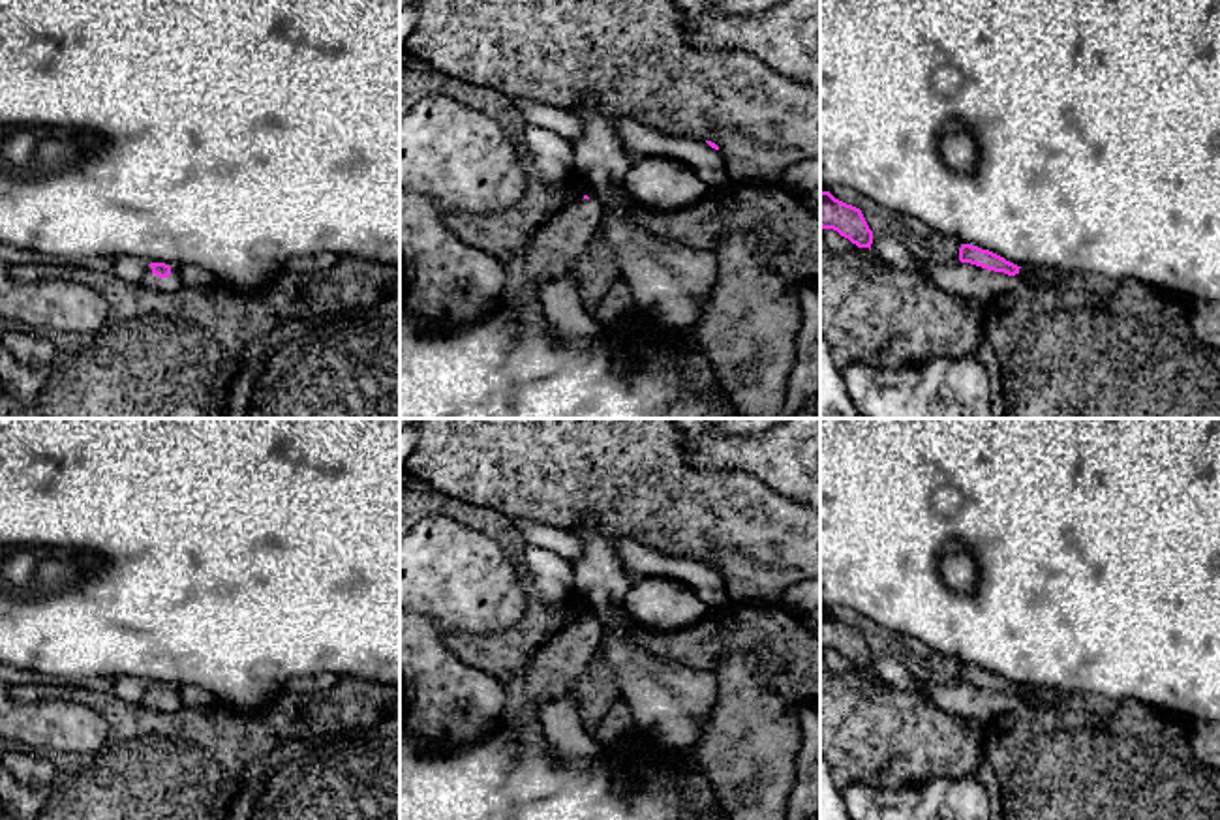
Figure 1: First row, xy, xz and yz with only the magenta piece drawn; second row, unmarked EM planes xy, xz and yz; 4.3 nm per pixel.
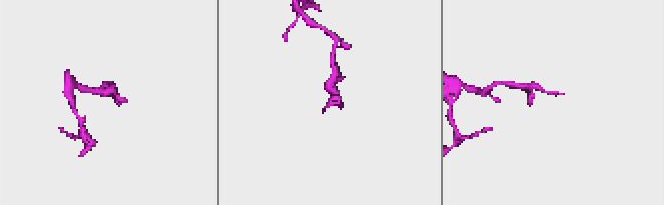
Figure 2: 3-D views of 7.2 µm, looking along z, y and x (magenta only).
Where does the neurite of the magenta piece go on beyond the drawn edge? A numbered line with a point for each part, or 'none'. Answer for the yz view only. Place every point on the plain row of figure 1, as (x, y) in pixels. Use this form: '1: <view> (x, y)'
none

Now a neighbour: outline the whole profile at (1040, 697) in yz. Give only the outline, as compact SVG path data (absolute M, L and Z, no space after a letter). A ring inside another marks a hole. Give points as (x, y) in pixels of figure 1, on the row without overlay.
M1021 687L1015 696L1012 696L1015 704L1034 704L1036 707L1059 709L1062 702L1062 694L1045 687Z

